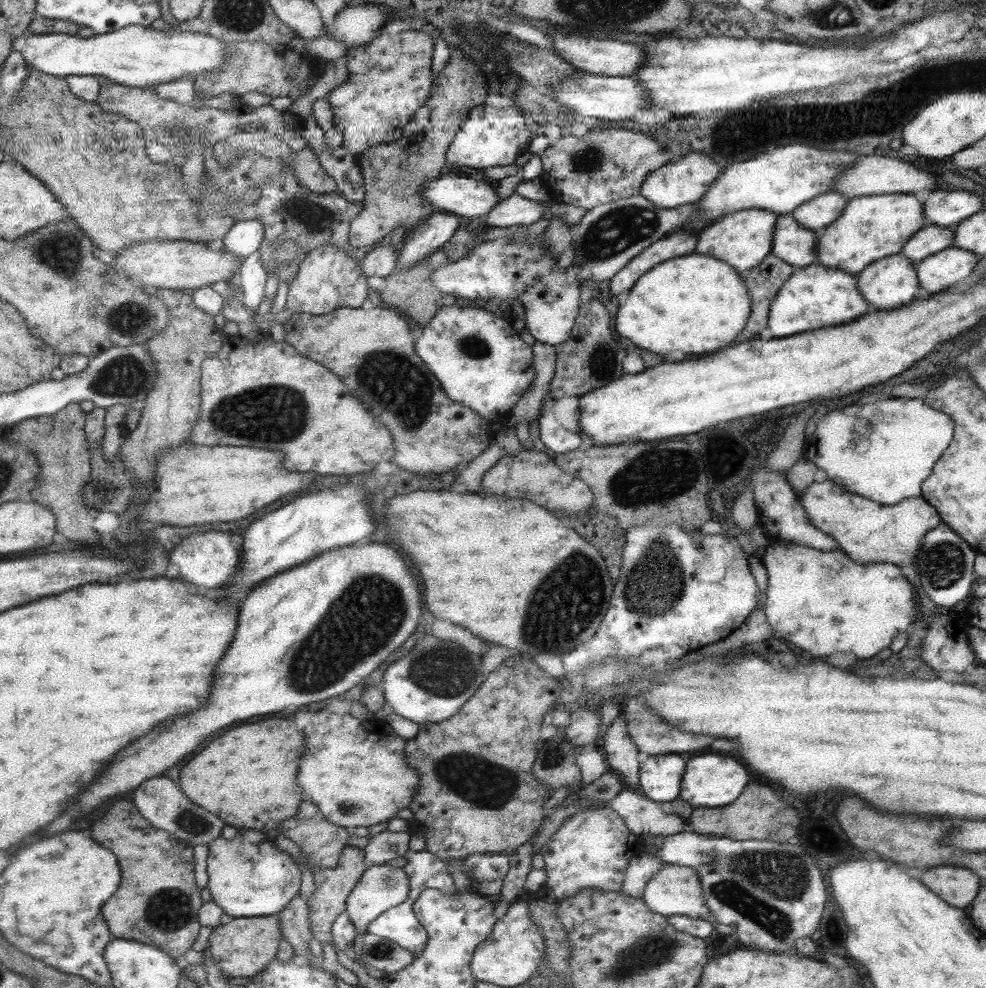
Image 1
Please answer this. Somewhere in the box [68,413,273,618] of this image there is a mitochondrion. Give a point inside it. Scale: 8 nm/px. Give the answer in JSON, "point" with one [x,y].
{"point":[107,492]}

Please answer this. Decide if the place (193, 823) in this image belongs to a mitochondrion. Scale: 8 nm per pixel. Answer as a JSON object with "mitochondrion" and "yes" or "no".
{"mitochondrion":"yes"}

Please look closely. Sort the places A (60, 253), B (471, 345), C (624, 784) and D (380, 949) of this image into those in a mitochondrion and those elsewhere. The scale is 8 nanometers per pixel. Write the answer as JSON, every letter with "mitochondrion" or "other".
{"A":"mitochondrion","B":"mitochondrion","C":"other","D":"mitochondrion"}

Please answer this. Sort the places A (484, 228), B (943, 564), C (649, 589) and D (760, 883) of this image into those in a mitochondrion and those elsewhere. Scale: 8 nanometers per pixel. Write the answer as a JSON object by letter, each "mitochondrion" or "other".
{"A":"other","B":"mitochondrion","C":"mitochondrion","D":"mitochondrion"}

